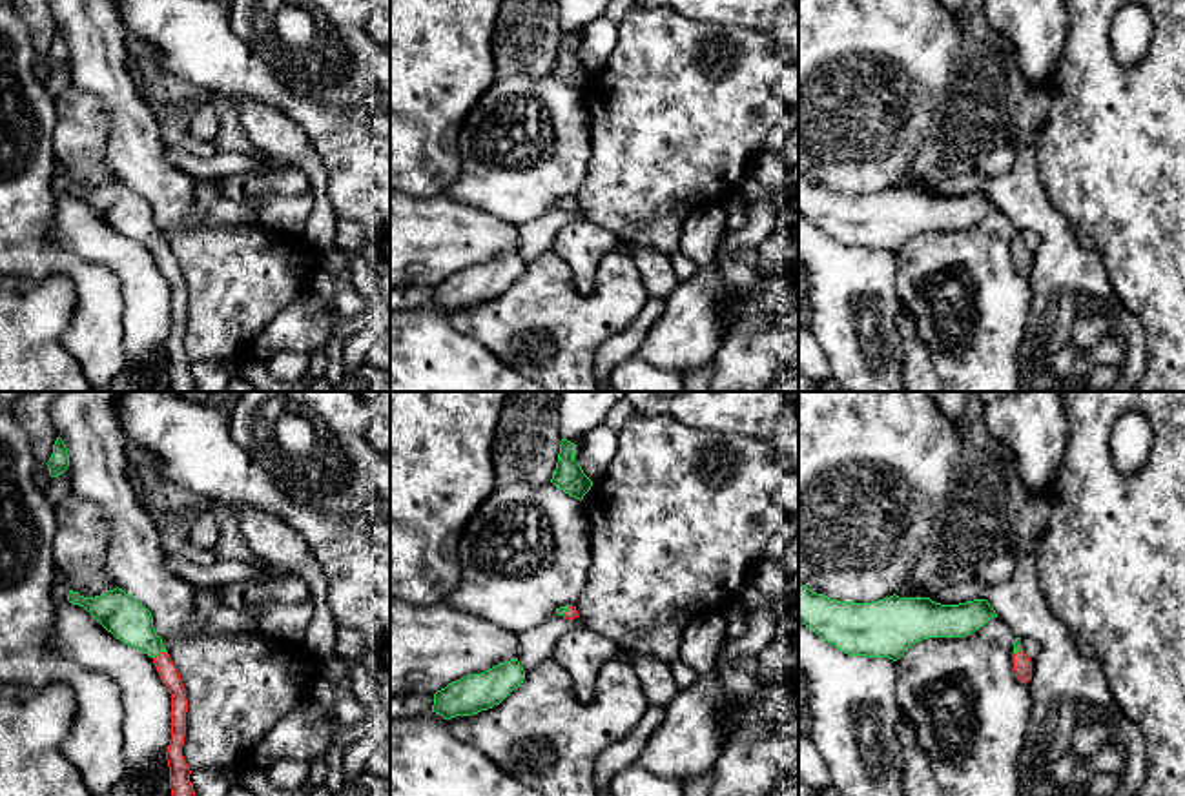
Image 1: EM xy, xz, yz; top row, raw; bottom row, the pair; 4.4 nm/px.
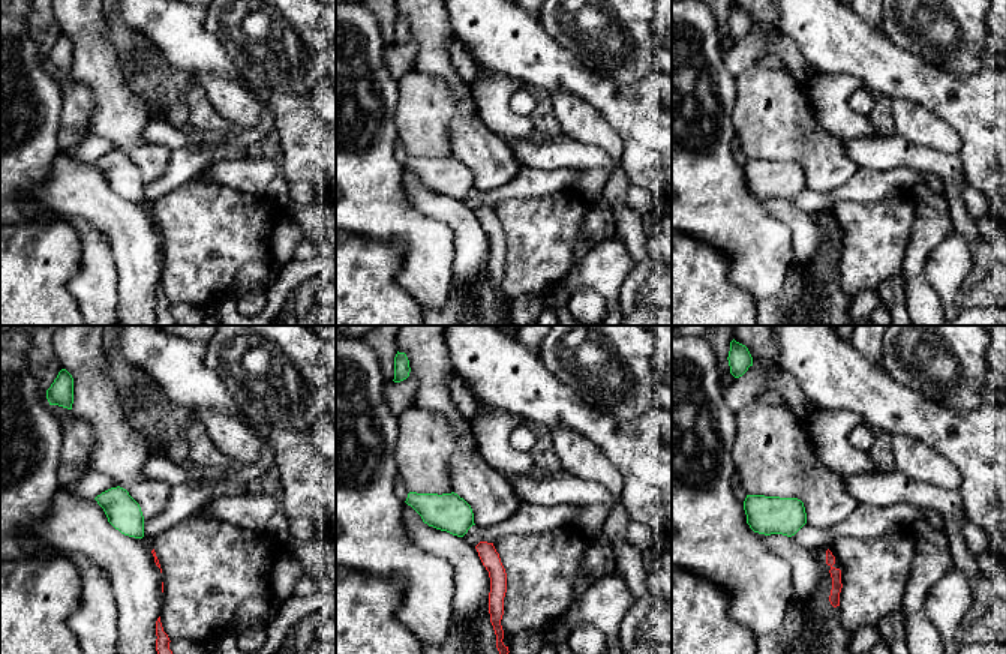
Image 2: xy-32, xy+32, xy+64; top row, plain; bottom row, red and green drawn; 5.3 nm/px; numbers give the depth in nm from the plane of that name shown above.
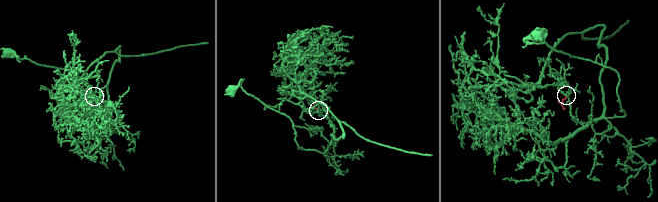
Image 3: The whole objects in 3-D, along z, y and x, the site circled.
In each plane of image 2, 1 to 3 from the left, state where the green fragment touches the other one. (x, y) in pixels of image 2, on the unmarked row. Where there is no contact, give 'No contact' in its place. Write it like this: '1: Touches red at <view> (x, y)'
1: No contact
2: No contact
3: No contact

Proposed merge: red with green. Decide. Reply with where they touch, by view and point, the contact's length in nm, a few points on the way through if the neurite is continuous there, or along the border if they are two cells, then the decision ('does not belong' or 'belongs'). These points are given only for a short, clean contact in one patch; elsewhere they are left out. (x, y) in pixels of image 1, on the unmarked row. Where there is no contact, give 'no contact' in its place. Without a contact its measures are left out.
xy (161, 244) | 70 nm | across xy (163, 254), (161, 244), (121, 206) | belongs

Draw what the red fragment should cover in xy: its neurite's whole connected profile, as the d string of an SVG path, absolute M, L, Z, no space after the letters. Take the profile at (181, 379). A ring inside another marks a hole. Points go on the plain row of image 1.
M118 179L95 189L69 182L67 193L84 199L117 231L153 251L171 286L171 332L166 344L171 392L195 392L190 373L191 362L182 348L188 304L186 281L162 230L153 220L151 204Z

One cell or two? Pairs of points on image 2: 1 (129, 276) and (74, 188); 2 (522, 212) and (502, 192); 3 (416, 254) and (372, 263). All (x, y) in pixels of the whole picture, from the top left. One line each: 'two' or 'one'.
1: one
2: two
3: two

